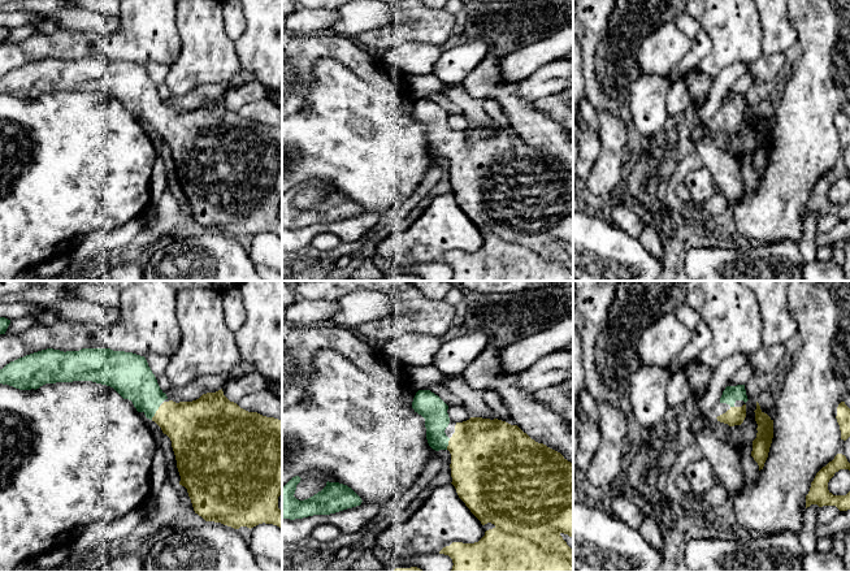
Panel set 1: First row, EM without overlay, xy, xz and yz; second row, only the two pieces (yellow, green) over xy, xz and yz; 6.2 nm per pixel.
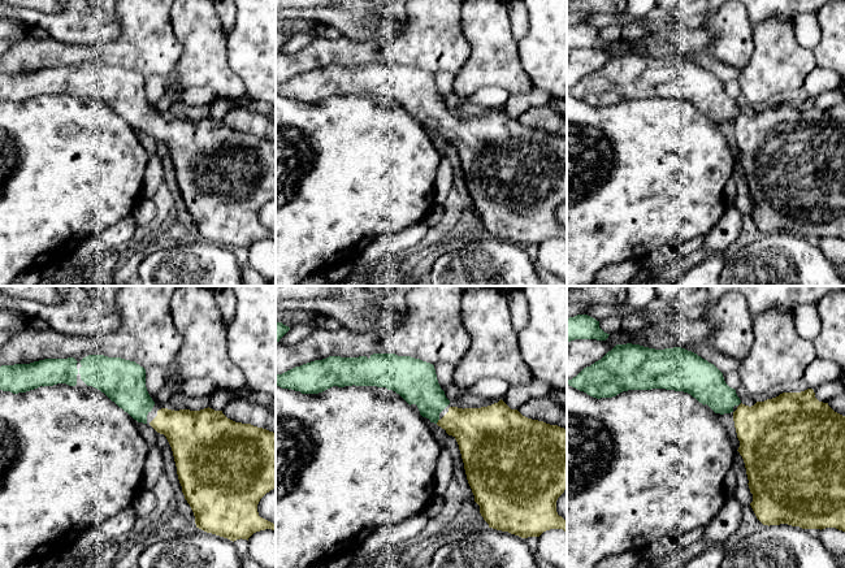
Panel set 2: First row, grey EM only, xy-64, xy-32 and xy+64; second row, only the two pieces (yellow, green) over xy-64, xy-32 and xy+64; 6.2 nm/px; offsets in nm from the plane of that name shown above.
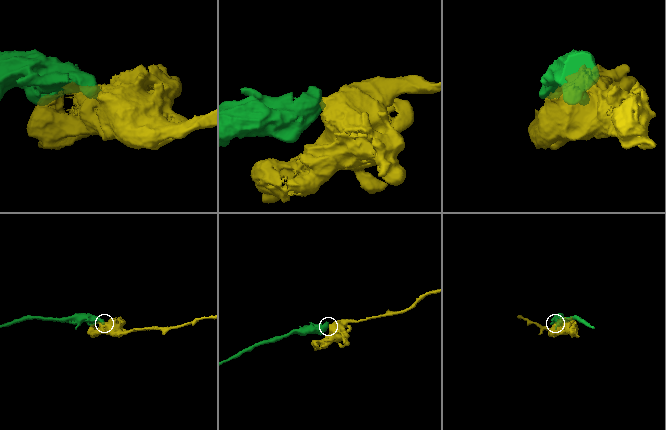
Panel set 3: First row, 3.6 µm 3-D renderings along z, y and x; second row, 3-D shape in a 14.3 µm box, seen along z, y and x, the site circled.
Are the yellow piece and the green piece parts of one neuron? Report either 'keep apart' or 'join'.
join

